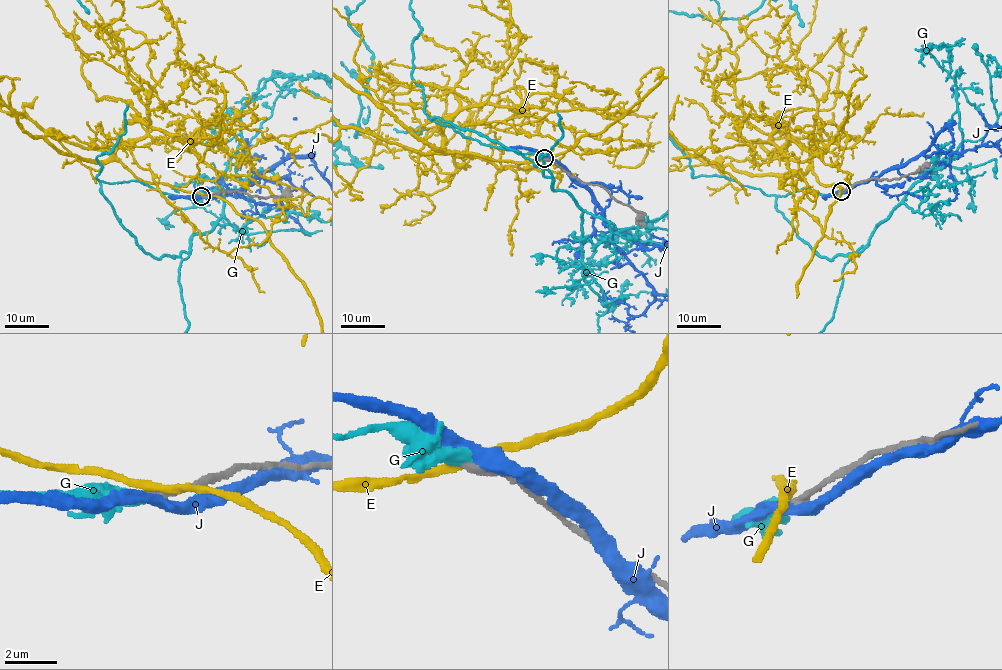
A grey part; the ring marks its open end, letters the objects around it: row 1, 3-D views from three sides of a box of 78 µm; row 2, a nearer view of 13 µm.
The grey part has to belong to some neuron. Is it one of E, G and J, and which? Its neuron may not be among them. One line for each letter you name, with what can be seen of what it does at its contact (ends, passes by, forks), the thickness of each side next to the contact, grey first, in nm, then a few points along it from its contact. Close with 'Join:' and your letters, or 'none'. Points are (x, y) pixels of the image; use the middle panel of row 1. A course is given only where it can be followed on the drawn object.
G: it ends there; 400 nm thick on the grey side, 440 nm on the other
Join: G

